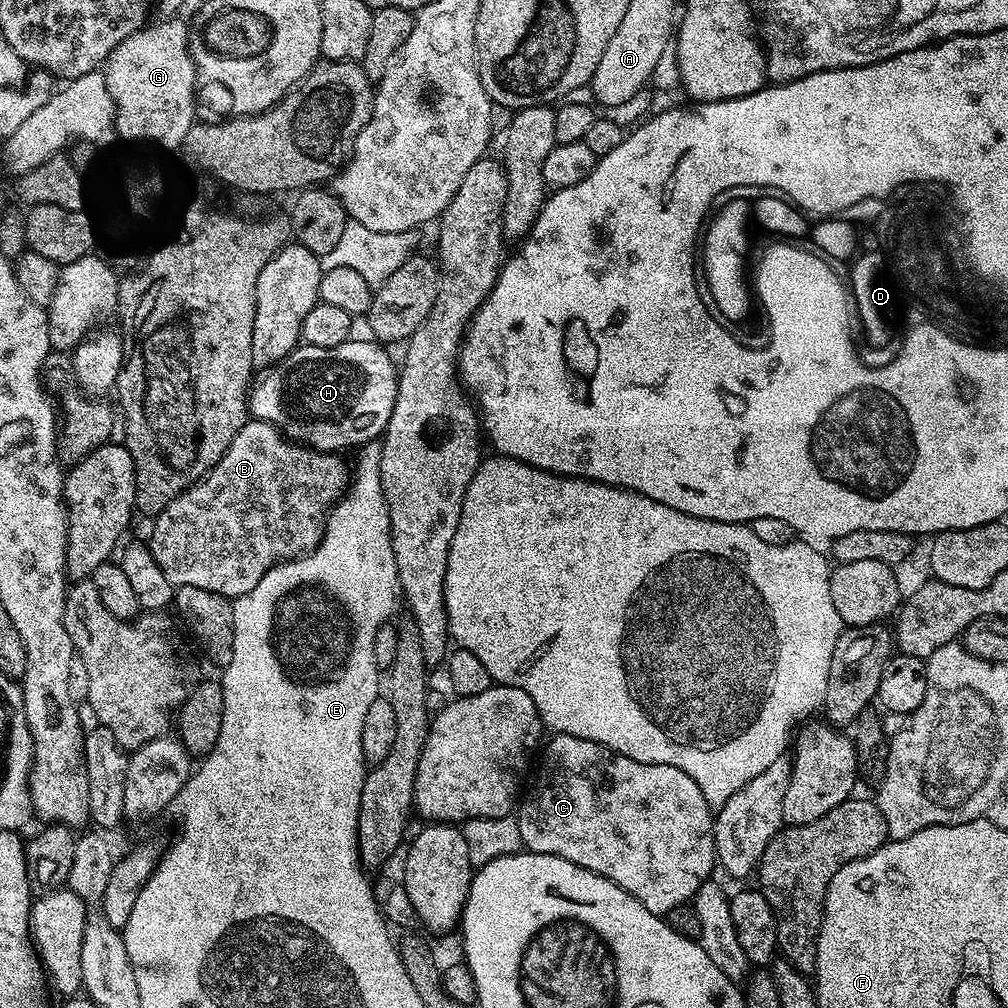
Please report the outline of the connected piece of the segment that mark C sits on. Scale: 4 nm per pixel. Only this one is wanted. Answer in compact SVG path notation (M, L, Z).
M556 734L551 739L552 741L548 745L546 745L547 743L543 745L543 748L545 747L544 757L540 760L540 769L536 772L536 781L533 782L532 789L528 792L528 797L526 797L526 792L526 795L518 804L518 815L515 819L518 830L521 831L523 847L529 852L554 854L558 858L566 858L570 862L574 862L578 866L582 866L610 882L622 886L622 890L626 890L626 894L638 898L638 902L642 902L642 906L646 906L646 910L650 910L650 914L655 916L667 917L668 912L674 910L674 906L682 906L689 903L695 897L699 888L713 875L712 864L714 868L714 865L717 863L716 843L712 837L714 808L713 805L706 802L702 790L698 790L694 778L690 778L690 774L678 770L678 766L634 762L634 758L626 758L622 754L618 754L598 742L590 742L586 738L574 738L573 736Z

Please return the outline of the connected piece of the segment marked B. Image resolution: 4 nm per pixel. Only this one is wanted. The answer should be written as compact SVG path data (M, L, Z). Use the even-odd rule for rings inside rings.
M249 419L248 423L242 426L242 430L238 430L238 434L234 434L234 442L230 442L230 446L222 454L220 461L197 484L193 484L181 496L174 498L174 502L170 502L170 506L166 506L166 510L159 512L151 521L152 537L147 537L146 543L148 549L152 551L154 562L158 562L162 574L166 574L168 581L176 588L199 586L201 590L210 590L214 594L222 594L229 598L235 598L254 590L254 586L258 581L275 564L285 560L294 560L297 556L303 556L311 552L320 543L324 536L324 525L328 513L332 511L333 504L344 495L350 483L350 468L349 465L344 465L342 457L343 455L334 452L319 452L313 448L305 447L301 443L295 443L287 439L274 425L268 424L264 420Z

